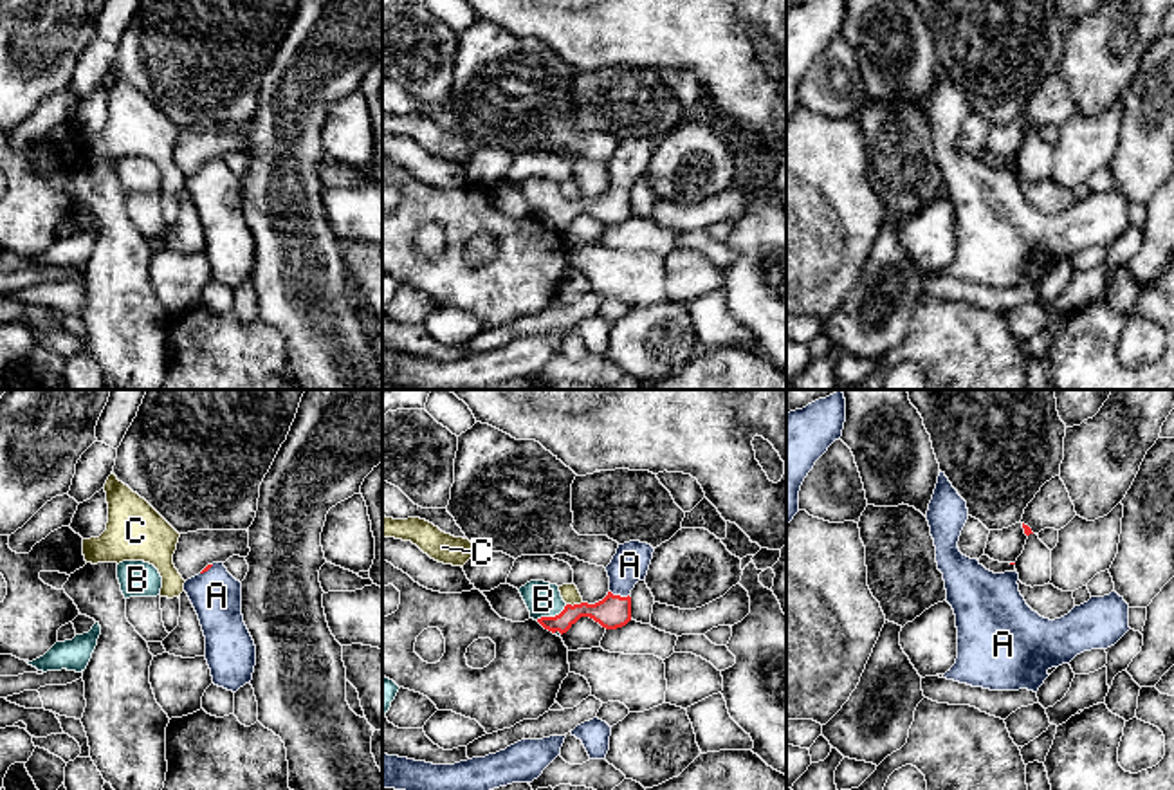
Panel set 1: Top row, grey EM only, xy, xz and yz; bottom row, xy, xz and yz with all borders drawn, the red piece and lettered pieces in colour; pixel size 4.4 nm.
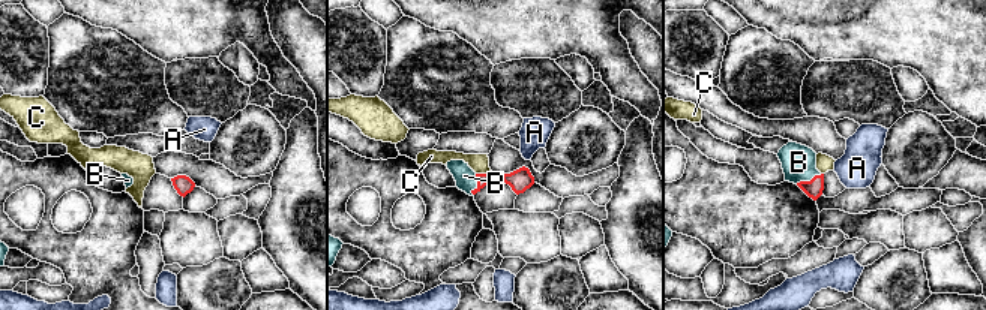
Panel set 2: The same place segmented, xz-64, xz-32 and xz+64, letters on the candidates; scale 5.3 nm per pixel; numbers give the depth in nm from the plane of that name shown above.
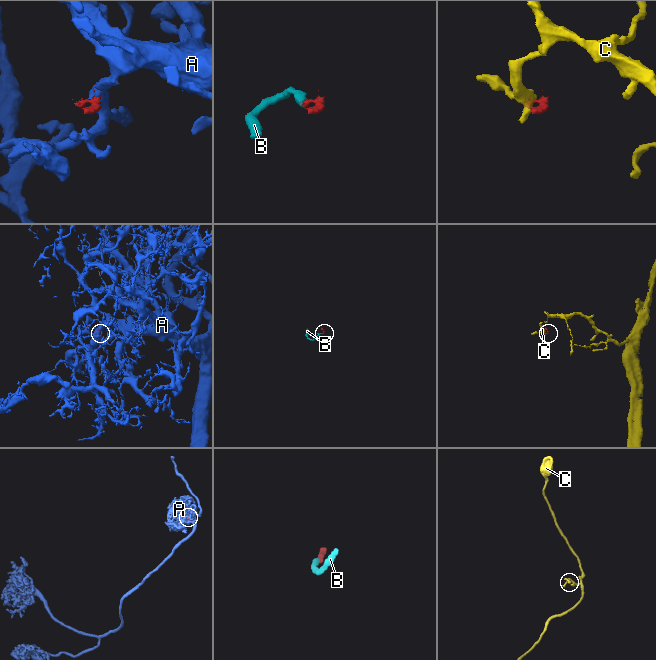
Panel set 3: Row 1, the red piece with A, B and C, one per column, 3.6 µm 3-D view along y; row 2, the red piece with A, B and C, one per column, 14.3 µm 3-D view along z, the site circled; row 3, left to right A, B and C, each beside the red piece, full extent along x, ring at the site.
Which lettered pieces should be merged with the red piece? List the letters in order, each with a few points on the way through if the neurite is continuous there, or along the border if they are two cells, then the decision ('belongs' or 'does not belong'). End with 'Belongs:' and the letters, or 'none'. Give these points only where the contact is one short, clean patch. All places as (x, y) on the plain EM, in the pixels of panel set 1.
A: across xz (612, 208), (619, 192), (623, 170), (630, 161) | belongs
B: across xz (606, 208), (574, 208), (550, 213), (543, 195) | belongs
C: along xz (581, 197), (567, 201) | does not belong
Belongs: A, B

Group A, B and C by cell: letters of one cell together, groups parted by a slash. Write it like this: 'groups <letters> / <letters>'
groups A B / C

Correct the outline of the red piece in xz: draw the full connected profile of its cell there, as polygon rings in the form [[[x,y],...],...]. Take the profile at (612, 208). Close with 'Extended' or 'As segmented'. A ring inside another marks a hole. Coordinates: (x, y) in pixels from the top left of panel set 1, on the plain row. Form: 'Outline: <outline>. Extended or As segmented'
Outline: [[[640,137],[619,141],[617,150],[606,162],[610,188],[595,200],[566,200],[559,182],[545,177],[530,177],[519,184],[519,189],[530,215],[557,233],[566,229],[581,213],[590,213],[606,225],[617,225],[631,216],[629,191],[638,177],[646,177],[653,148],[651,141]]]. Extended

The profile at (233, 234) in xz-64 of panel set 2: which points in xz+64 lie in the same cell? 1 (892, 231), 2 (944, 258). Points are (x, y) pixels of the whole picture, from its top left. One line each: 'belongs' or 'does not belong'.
1: does not belong
2: does not belong

